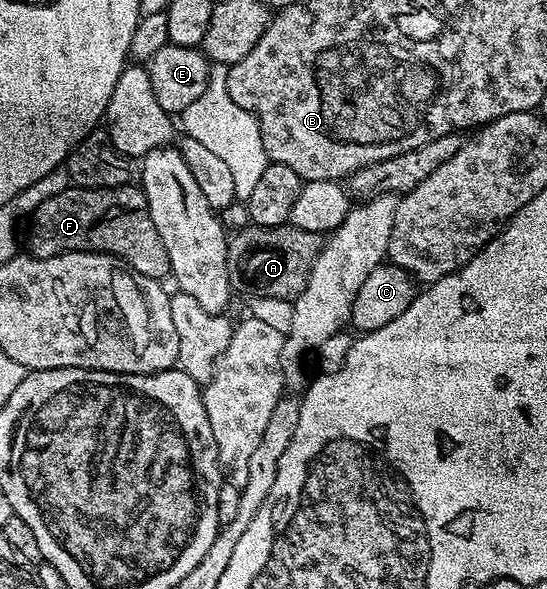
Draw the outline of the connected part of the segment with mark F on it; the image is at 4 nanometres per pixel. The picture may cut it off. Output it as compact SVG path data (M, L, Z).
M134 183L118 184L116 188L68 186L63 192L53 194L47 201L41 202L30 214L29 222L31 237L27 240L26 251L36 260L53 258L62 252L109 252L134 272L140 272L154 280L163 282L171 276L171 263L165 242L161 242L161 234L157 234L157 226L153 226L142 187Z

